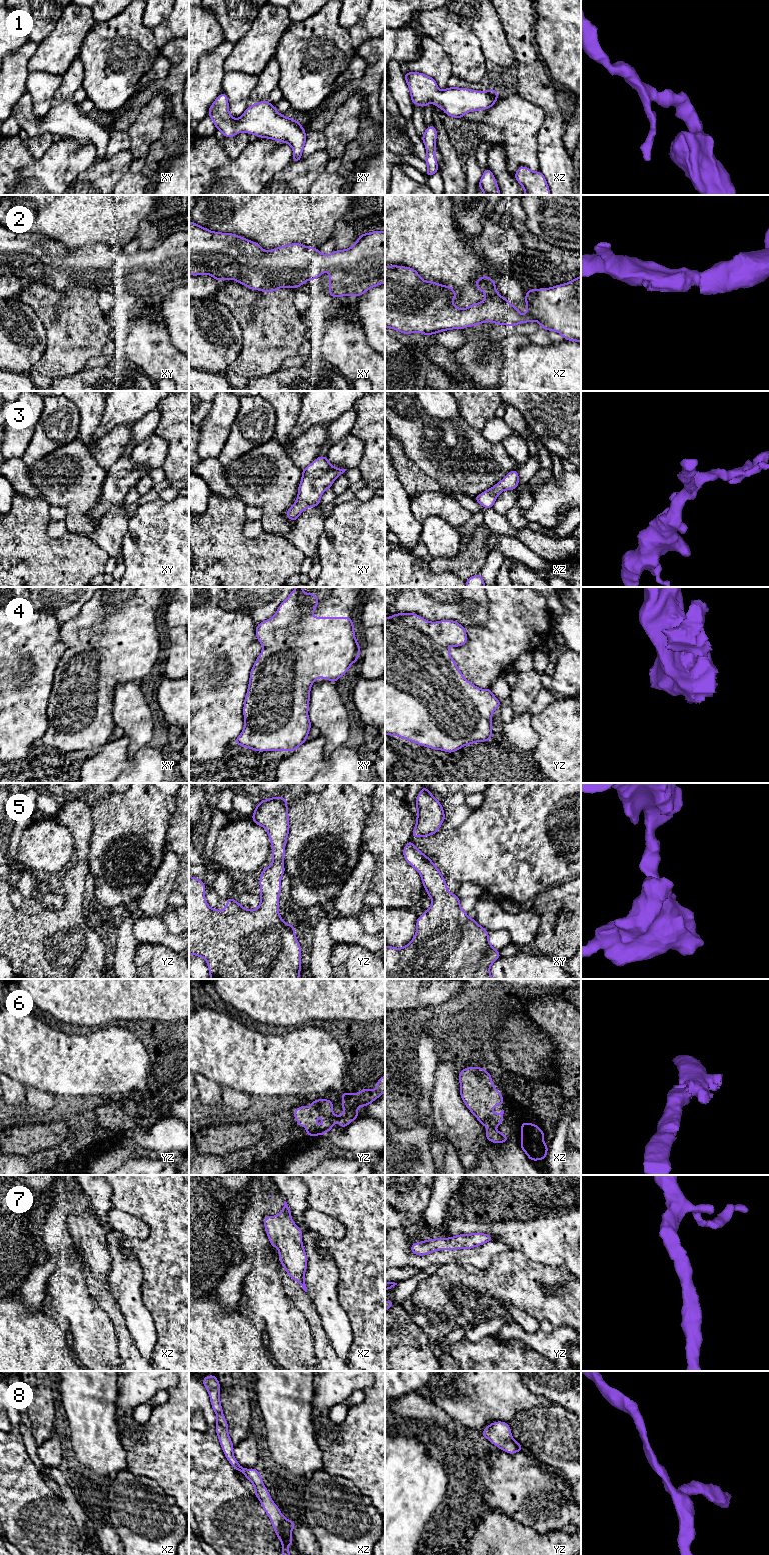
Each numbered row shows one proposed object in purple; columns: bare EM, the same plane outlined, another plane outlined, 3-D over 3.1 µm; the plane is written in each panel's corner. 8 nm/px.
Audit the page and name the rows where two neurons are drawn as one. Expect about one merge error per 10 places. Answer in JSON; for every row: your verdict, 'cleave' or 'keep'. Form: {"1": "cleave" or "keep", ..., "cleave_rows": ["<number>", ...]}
{"1": "keep", "2": "keep", "3": "keep", "4": "keep", "5": "keep", "6": "keep", "7": "keep", "8": "keep", "cleave_rows": []}

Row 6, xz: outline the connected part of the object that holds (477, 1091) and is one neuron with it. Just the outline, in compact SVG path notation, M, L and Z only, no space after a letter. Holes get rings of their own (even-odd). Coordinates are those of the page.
M466 1067L460 1071L458 1079L460 1096L466 1107L488 1129L485 1137L496 1144L509 1141L504 1133L494 1129L503 1123L504 1110L498 1114L491 1110L494 1106L503 1105L504 1098L494 1087L490 1073L482 1067Z

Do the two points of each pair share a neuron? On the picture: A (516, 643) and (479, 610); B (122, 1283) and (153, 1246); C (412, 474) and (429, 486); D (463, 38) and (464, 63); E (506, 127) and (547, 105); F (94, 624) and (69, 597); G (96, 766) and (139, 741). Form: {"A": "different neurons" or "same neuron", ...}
{"A": "different neurons", "B": "different neurons", "C": "same neuron", "D": "same neuron", "E": "different neurons", "F": "different neurons", "G": "different neurons"}

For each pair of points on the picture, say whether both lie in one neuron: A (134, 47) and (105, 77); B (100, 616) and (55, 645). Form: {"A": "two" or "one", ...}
{"A": "one", "B": "two"}

